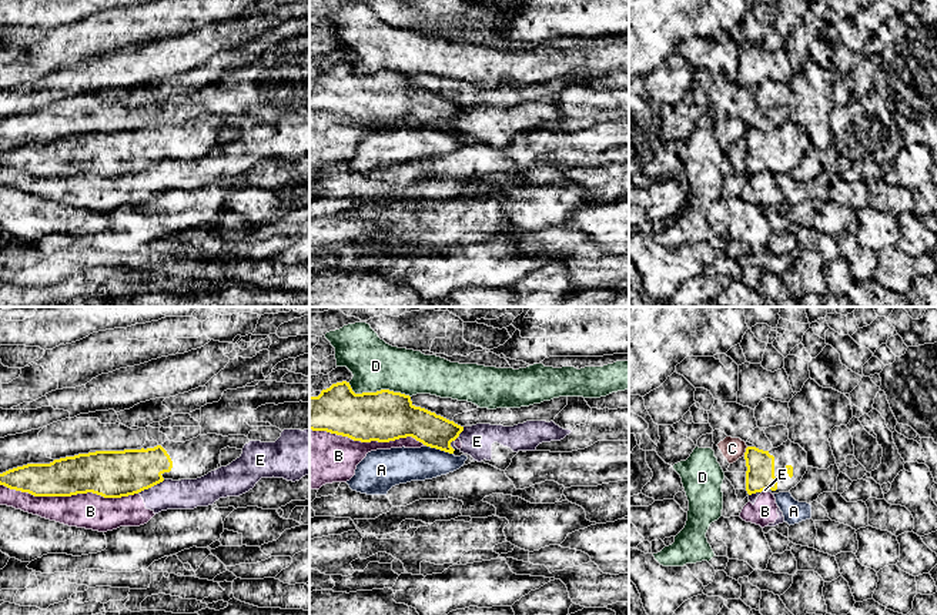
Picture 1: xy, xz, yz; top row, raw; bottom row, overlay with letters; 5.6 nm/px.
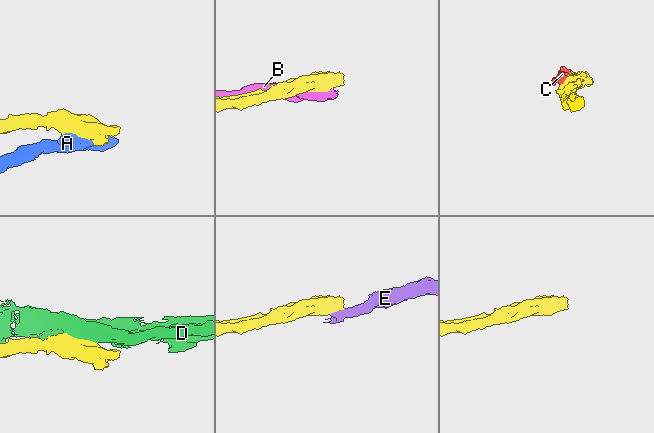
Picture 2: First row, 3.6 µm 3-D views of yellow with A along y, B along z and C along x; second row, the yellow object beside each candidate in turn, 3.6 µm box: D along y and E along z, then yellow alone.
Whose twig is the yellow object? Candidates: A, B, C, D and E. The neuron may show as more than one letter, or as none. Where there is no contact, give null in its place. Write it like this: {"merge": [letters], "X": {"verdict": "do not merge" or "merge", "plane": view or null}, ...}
{"merge": [], "A": {"verdict": "do not merge", "plane": "xz"}, "B": {"verdict": "do not merge", "plane": "xy"}, "C": {"verdict": "do not merge", "plane": "yz"}, "D": {"verdict": "do not merge", "plane": "xz"}, "E": {"verdict": "do not merge", "plane": "xy"}}

